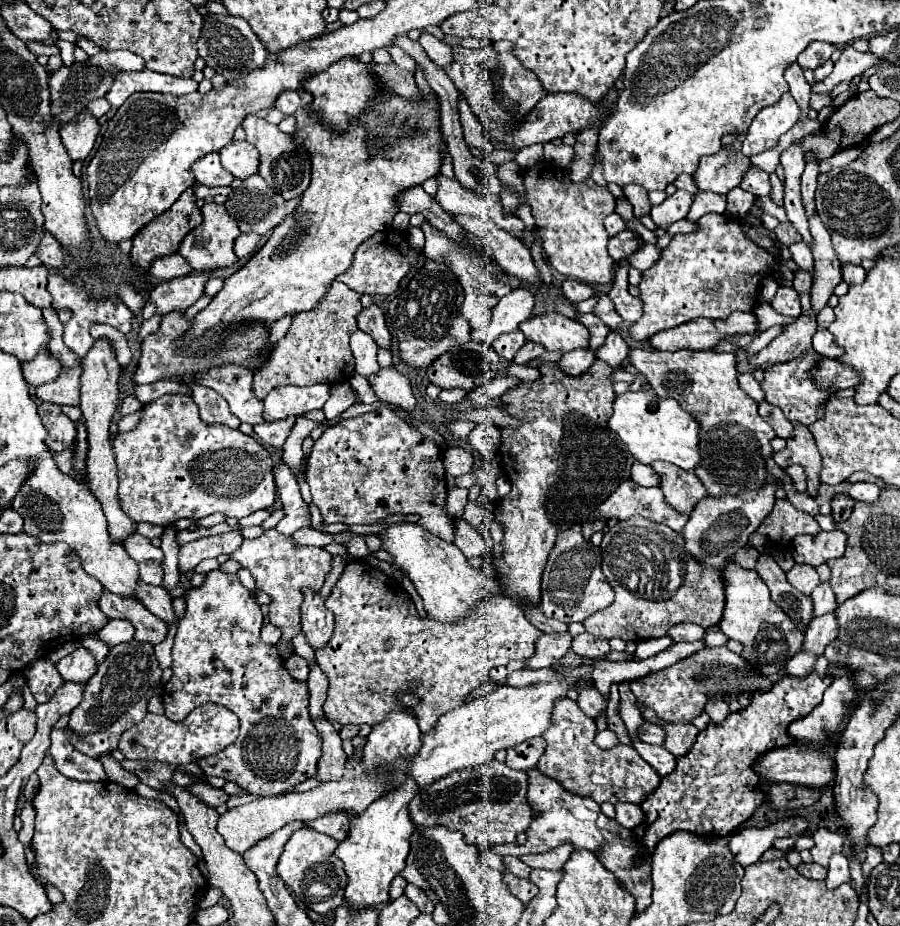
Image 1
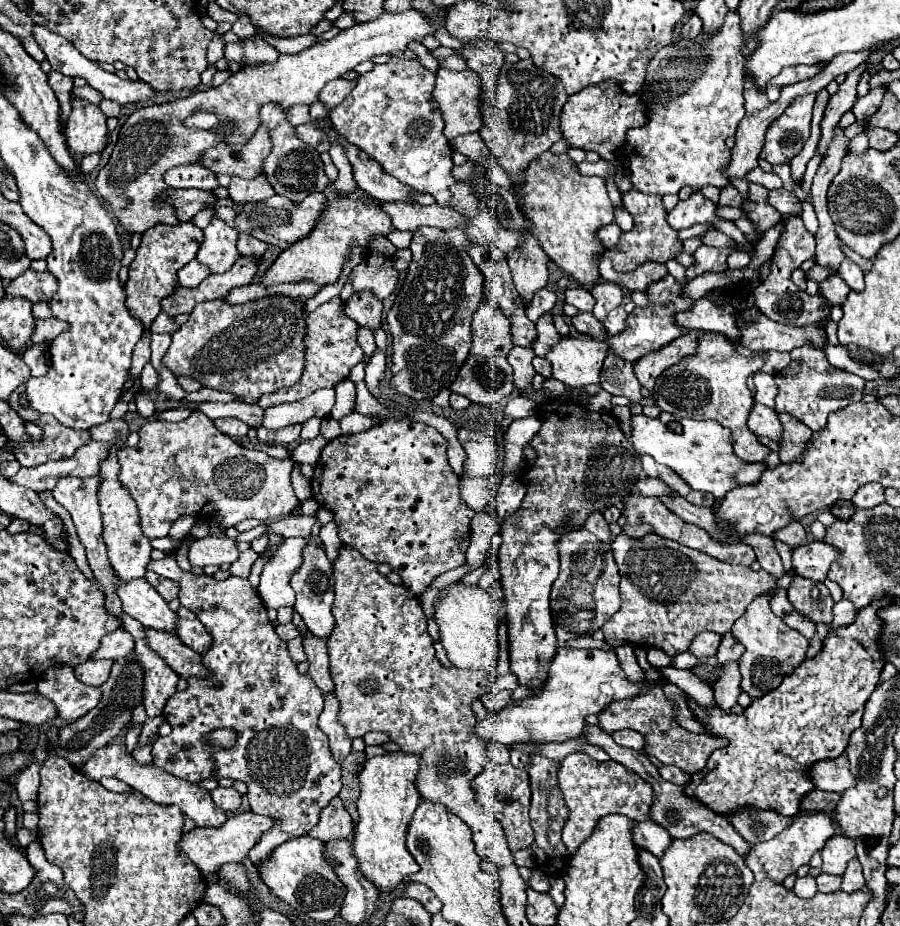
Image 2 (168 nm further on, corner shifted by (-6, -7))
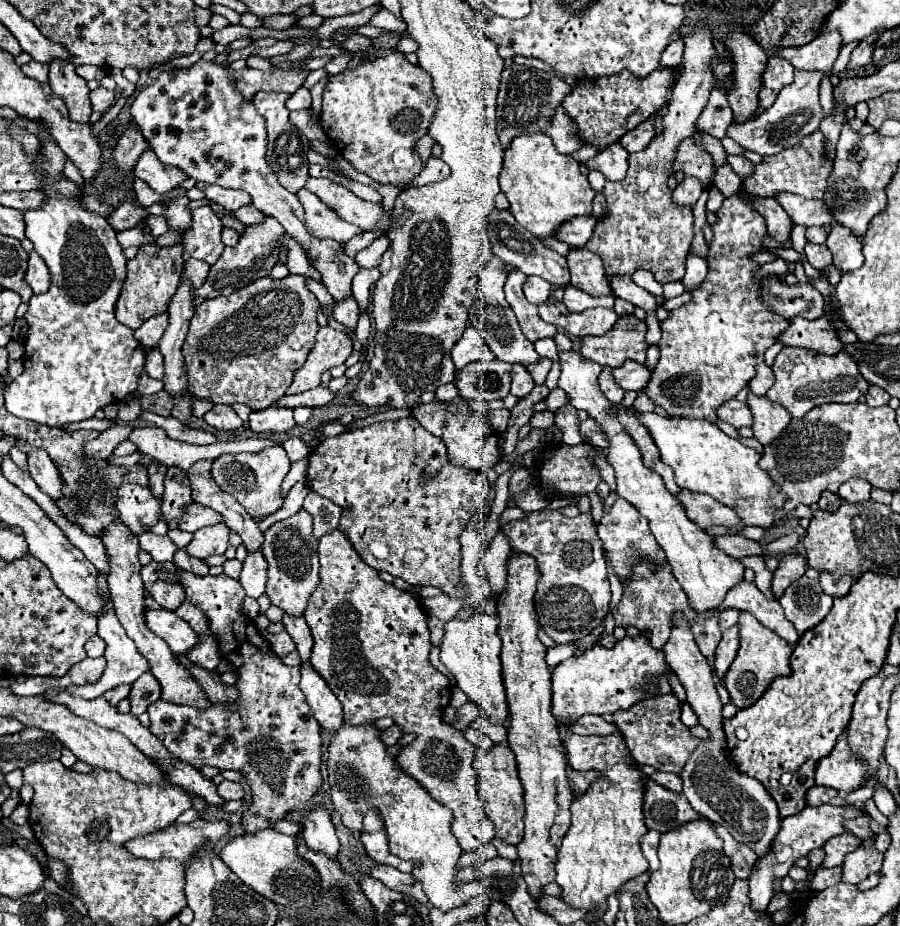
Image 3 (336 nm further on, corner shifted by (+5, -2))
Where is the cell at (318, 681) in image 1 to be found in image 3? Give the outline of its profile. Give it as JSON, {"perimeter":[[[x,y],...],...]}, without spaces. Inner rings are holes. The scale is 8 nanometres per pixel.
{"perimeter":[[[284,614],[282,624],[284,624],[284,630],[290,634],[290,638],[294,640],[296,650],[298,650],[298,654],[302,656],[302,662],[310,662],[312,634],[310,634],[310,628],[308,628],[304,616],[290,616],[290,614]]]}

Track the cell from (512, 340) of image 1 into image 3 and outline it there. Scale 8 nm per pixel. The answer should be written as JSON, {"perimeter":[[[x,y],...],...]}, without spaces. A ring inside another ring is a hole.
{"perimeter":[[[514,364],[512,368],[512,390],[510,394],[512,396],[518,396],[518,398],[524,398],[526,394],[530,394],[534,388],[534,380],[532,376],[528,374],[528,370],[520,364]]]}

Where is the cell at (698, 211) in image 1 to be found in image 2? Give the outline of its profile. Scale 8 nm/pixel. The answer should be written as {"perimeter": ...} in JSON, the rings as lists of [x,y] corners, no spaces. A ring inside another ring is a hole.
{"perimeter":[[[727,185],[721,189],[721,195],[719,195],[719,203],[717,207],[741,207],[743,201],[741,201],[741,195],[737,193],[735,187]]]}

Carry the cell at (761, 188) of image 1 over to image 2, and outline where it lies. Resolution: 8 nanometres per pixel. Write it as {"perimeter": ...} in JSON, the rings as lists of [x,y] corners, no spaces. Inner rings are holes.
{"perimeter":[[[771,189],[769,205],[773,205],[781,215],[799,215],[801,201],[787,189]]]}

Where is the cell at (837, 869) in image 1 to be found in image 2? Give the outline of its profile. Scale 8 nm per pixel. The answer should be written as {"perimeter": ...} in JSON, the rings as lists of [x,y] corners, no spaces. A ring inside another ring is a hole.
{"perimeter":[[[857,859],[849,861],[849,865],[847,865],[845,873],[843,873],[843,883],[841,883],[841,889],[845,893],[853,893],[853,891],[857,891],[857,889],[861,889],[865,885],[861,871],[863,869],[861,869],[861,863]]]}

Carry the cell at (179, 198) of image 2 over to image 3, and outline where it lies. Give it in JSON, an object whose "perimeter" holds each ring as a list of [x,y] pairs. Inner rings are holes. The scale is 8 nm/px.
{"perimeter":[[[130,200],[124,202],[112,216],[106,218],[106,222],[116,230],[116,232],[122,232],[122,230],[130,230],[134,226],[138,226],[138,222],[148,216],[148,212],[140,206],[140,204],[132,204]]]}

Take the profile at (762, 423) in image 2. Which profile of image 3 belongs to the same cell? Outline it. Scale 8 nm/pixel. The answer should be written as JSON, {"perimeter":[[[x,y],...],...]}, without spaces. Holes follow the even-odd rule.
{"perimeter":[[[730,400],[726,404],[722,404],[718,410],[716,410],[718,418],[732,424],[734,428],[742,428],[742,426],[752,426],[752,414],[750,414],[750,408],[744,404],[744,402],[738,402],[738,400]]]}

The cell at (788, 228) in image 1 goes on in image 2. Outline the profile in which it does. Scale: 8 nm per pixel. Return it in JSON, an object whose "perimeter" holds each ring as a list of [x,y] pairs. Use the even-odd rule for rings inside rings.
{"perimeter":[[[791,217],[781,231],[775,257],[771,259],[771,275],[755,289],[755,305],[761,309],[761,313],[765,313],[777,323],[797,325],[797,327],[817,323],[827,315],[825,311],[821,311],[819,295],[809,297],[805,291],[797,291],[797,287],[791,281],[791,271],[805,259],[813,257],[813,253],[815,253],[815,237],[807,231],[807,227],[799,217]]]}

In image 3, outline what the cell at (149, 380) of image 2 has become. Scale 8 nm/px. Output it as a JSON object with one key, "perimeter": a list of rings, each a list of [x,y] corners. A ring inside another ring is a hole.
{"perimeter":[[[142,372],[140,380],[138,380],[138,392],[140,392],[142,396],[146,396],[146,394],[156,394],[156,392],[162,390],[162,386],[164,386],[162,380],[150,378],[146,372]]]}

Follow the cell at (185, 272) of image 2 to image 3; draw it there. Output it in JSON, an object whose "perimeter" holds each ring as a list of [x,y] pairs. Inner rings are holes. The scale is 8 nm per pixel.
{"perimeter":[[[188,258],[184,262],[184,276],[188,280],[192,280],[192,286],[194,288],[200,288],[208,276],[208,268],[210,264],[206,264],[204,260],[194,260],[194,258]]]}

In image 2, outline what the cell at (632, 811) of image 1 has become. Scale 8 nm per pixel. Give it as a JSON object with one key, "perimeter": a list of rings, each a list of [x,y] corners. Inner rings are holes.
{"perimeter":[[[655,821],[635,823],[633,829],[631,829],[631,835],[633,835],[633,841],[635,841],[637,847],[649,849],[657,857],[661,857],[671,843],[669,833],[661,825],[657,825]]]}

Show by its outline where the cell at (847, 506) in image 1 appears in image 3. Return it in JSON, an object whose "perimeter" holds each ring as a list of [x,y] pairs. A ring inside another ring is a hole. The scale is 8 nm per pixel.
{"perimeter":[[[822,492],[820,500],[818,500],[818,508],[820,510],[826,510],[826,512],[838,510],[840,504],[842,504],[842,498],[838,494],[832,494],[832,492]]]}

